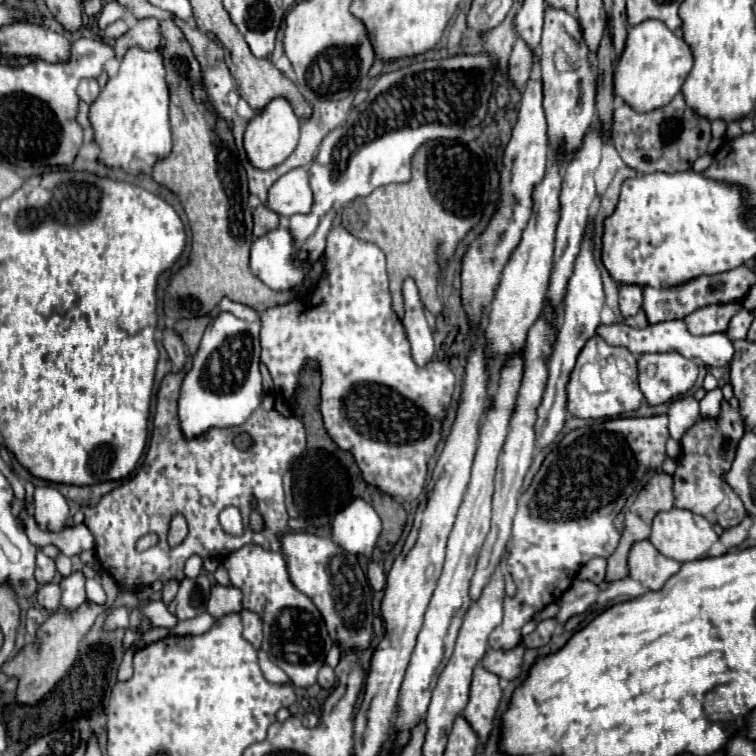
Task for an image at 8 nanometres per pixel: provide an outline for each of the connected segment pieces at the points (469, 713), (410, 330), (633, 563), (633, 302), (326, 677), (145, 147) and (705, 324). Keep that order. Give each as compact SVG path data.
M475 666L469 690L469 702L463 710L463 718L477 732L481 742L487 742L499 702L501 702L499 678L493 672L487 672L483 666Z
M405 278L403 282L403 300L405 300L405 316L401 322L405 326L407 340L411 344L411 356L415 364L423 366L433 358L435 344L427 320L423 316L423 304L419 300L417 286L411 278Z
M639 540L629 552L629 576L641 582L647 590L659 590L681 564L663 556L649 540Z
M625 284L619 288L619 310L623 318L637 314L641 304L643 304L643 290L639 286Z
M323 664L323 666L321 666L317 682L319 682L323 688L333 688L333 684L335 684L335 674L333 674L333 668L331 668L329 664Z
M131 48L127 50L127 54L123 56L121 60L121 66L119 66L119 72L117 76L109 78L109 82L105 84L105 88L101 90L99 98L89 106L89 122L91 122L91 128L93 128L93 142L99 146L99 162L107 168L121 168L123 172L127 174L143 174L143 172L151 172L153 170L153 164L165 156L169 156L171 152L171 124L169 124L169 88L165 84L165 68L163 68L163 56L161 56L161 50L153 50L153 52L147 52L147 50L141 50L141 48Z
M741 300L723 302L723 304L709 304L685 318L685 324L689 326L689 332L695 336L701 334L715 334L725 332L729 328L731 318L743 308Z

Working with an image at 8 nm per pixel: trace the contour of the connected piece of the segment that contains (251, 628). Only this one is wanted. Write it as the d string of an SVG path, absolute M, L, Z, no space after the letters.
M243 608L239 612L239 616L241 616L241 622L243 622L243 638L249 640L255 648L261 648L263 632L261 632L261 618L259 618L259 614Z

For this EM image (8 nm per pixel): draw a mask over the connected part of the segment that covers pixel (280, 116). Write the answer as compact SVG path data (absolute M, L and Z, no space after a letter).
M273 98L261 112L255 114L253 120L249 120L245 130L245 152L255 168L269 170L273 166L279 166L287 156L295 150L299 142L299 116L295 114L293 106L285 98Z

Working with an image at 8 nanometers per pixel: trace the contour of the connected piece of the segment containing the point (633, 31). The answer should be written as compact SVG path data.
M645 20L627 30L625 48L613 70L613 92L635 112L651 112L669 104L681 90L689 70L693 66L691 48L677 38L661 20Z

